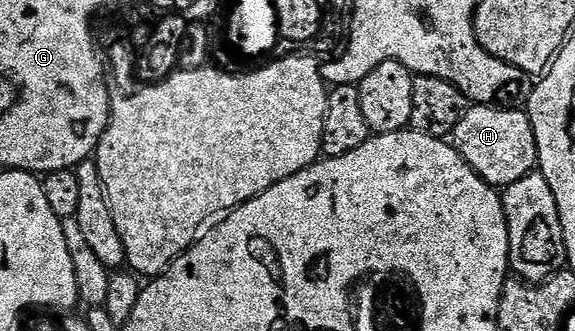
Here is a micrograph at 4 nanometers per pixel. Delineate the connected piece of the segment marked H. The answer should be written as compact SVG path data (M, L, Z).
M476 104L458 122L452 132L451 143L462 158L494 189L508 188L518 178L526 178L538 164L538 146L534 126L527 111L516 108L496 108L492 104Z

